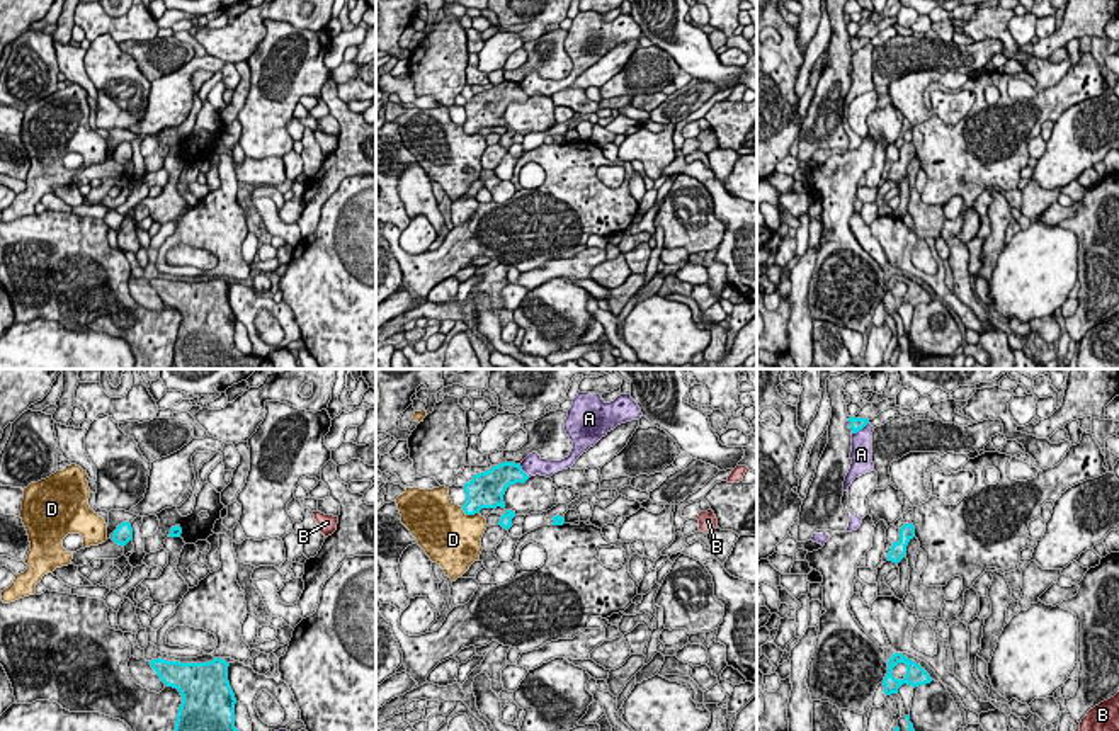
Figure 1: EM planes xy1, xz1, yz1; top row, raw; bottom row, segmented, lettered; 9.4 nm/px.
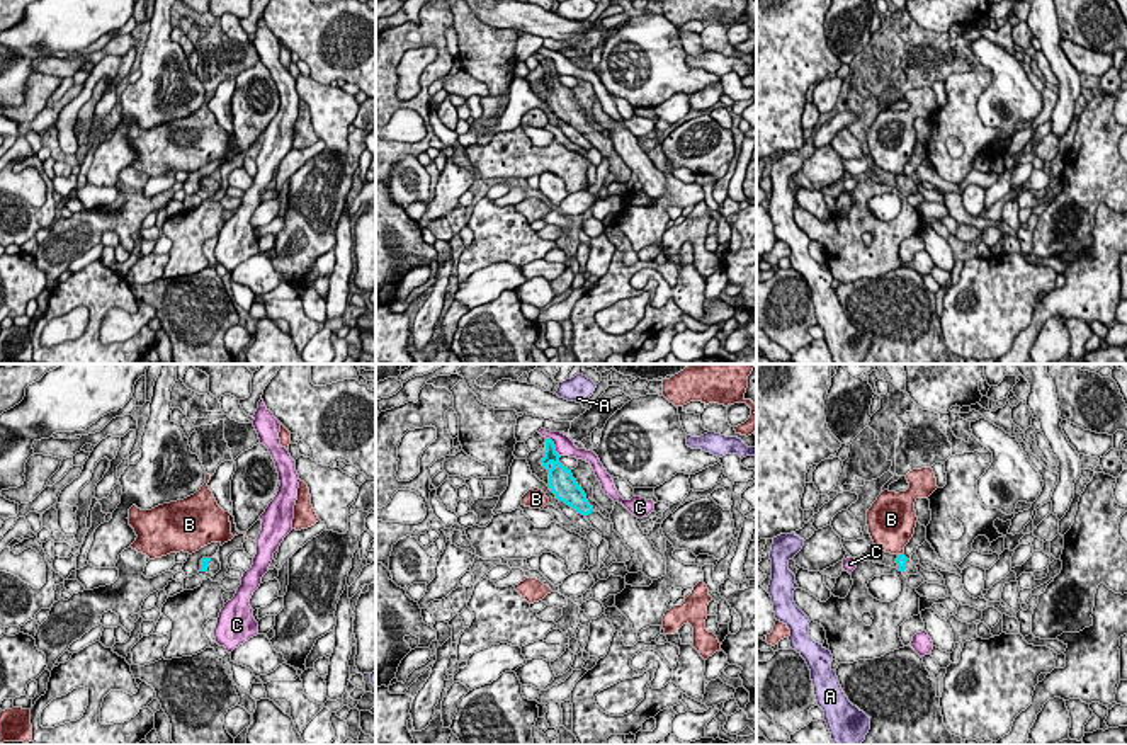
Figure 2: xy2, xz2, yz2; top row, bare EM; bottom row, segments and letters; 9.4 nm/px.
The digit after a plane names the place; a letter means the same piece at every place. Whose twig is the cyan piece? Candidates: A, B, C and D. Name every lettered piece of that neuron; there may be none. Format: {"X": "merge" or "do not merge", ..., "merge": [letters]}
{"A": "do not merge", "B": "do not merge", "C": "do not merge", "D": "do not merge", "merge": []}

